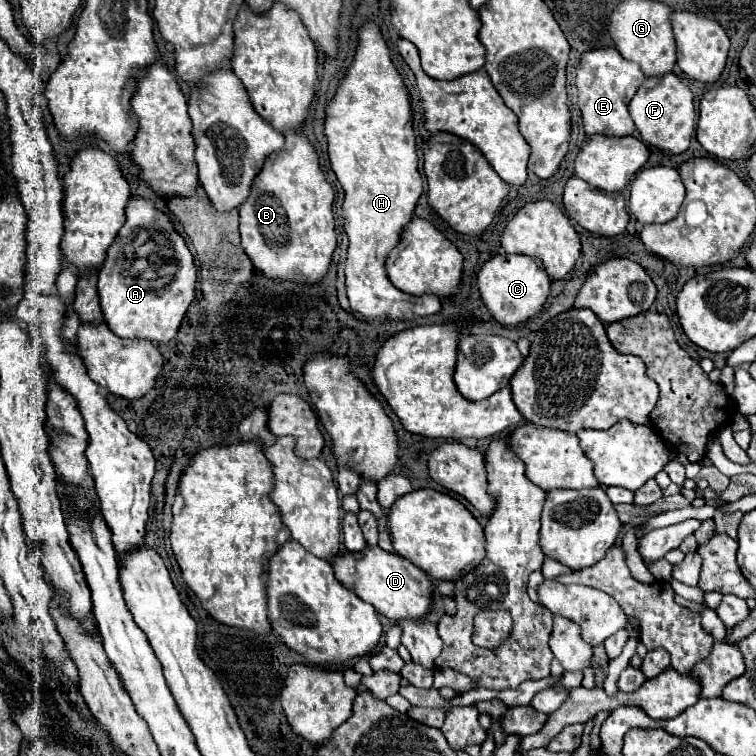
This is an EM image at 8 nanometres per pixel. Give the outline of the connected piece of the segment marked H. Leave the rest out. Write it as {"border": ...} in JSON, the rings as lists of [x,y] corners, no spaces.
{"border":[[[373,22],[363,24],[359,34],[359,46],[355,52],[355,60],[349,66],[337,94],[327,106],[325,118],[325,136],[329,142],[329,160],[331,168],[345,190],[343,200],[343,218],[345,218],[345,232],[349,236],[349,252],[345,262],[345,276],[347,276],[347,298],[349,306],[365,318],[375,316],[389,316],[393,320],[413,320],[419,316],[429,316],[439,312],[441,302],[433,294],[425,296],[411,296],[395,288],[385,272],[385,260],[389,252],[397,246],[401,230],[413,220],[415,204],[423,192],[421,176],[417,170],[417,154],[415,154],[415,134],[411,128],[411,104],[407,88],[395,70],[389,48],[379,32],[379,26]]]}

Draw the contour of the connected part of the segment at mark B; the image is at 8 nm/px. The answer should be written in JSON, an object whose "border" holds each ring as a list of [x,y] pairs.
{"border":[[[289,132],[285,148],[267,158],[251,196],[239,208],[241,246],[253,270],[273,282],[317,284],[329,270],[337,246],[333,188],[319,168],[319,156],[305,134]]]}

